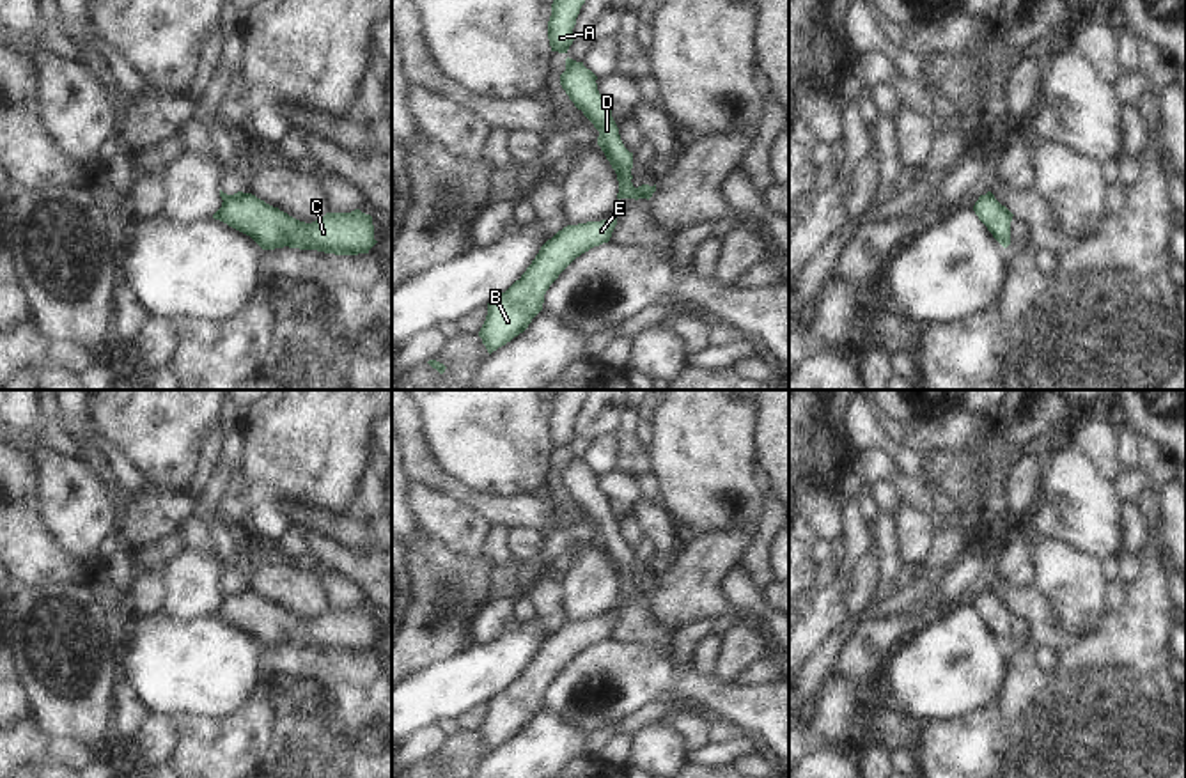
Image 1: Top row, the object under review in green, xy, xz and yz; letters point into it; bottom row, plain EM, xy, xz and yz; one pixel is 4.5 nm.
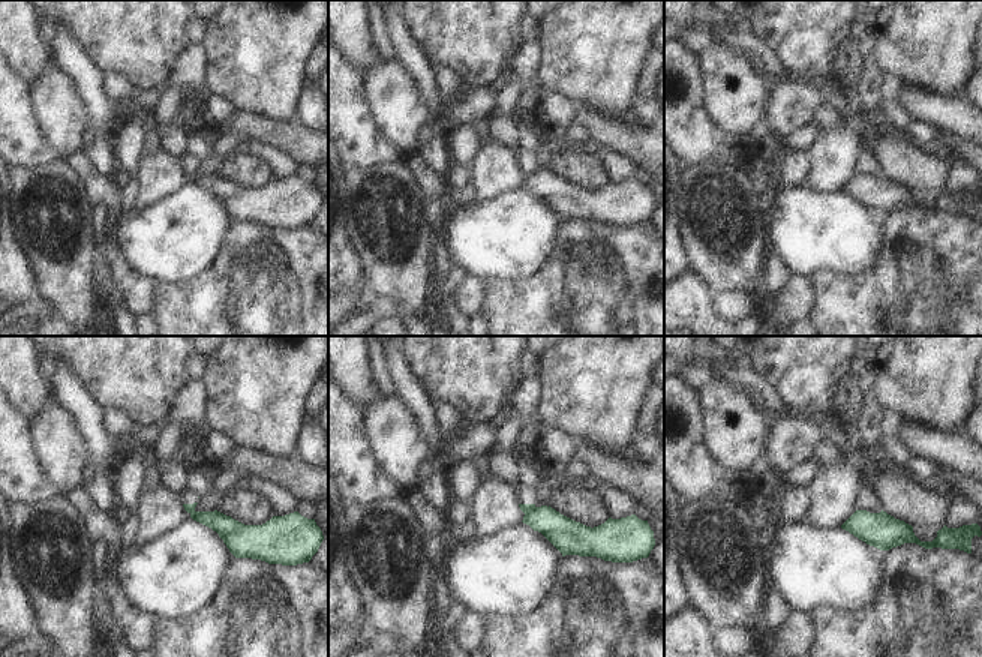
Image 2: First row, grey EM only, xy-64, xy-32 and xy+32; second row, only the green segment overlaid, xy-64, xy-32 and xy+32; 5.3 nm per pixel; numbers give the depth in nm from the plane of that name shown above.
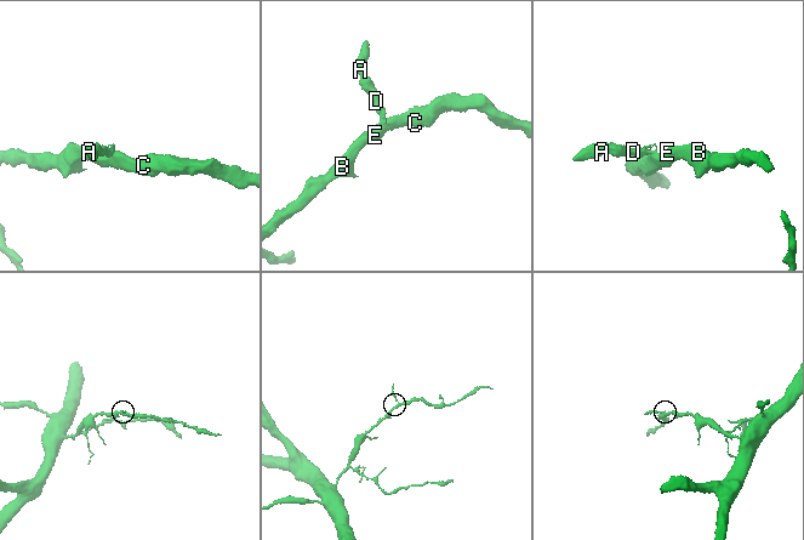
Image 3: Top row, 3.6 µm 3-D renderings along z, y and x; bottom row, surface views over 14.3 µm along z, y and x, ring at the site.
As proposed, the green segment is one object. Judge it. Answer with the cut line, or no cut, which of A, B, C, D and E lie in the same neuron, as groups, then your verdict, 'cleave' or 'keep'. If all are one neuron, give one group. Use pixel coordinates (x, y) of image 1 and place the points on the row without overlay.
xz (635, 585), (642, 594) | A D / B C E | cleave

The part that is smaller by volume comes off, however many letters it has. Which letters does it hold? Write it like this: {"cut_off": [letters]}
{"cut_off": ["A", "D"]}

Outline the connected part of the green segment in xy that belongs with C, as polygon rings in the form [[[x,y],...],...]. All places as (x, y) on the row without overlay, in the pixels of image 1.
[[[246,590],[225,595],[213,611],[215,617],[250,633],[262,647],[300,645],[335,652],[369,650],[374,636],[372,613],[355,606],[351,610],[326,610],[305,620]]]

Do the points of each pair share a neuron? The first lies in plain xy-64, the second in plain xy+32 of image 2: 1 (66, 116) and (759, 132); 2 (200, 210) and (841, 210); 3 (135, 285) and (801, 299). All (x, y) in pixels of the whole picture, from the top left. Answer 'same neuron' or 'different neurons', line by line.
1: different neurons
2: same neuron
3: same neuron

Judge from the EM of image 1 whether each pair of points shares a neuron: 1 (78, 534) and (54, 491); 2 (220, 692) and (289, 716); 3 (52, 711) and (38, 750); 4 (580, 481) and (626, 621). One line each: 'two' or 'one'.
1: one
2: two
3: two
4: one

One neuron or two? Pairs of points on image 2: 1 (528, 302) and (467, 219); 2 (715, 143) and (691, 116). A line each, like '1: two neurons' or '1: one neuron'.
1: two neurons
2: one neuron

